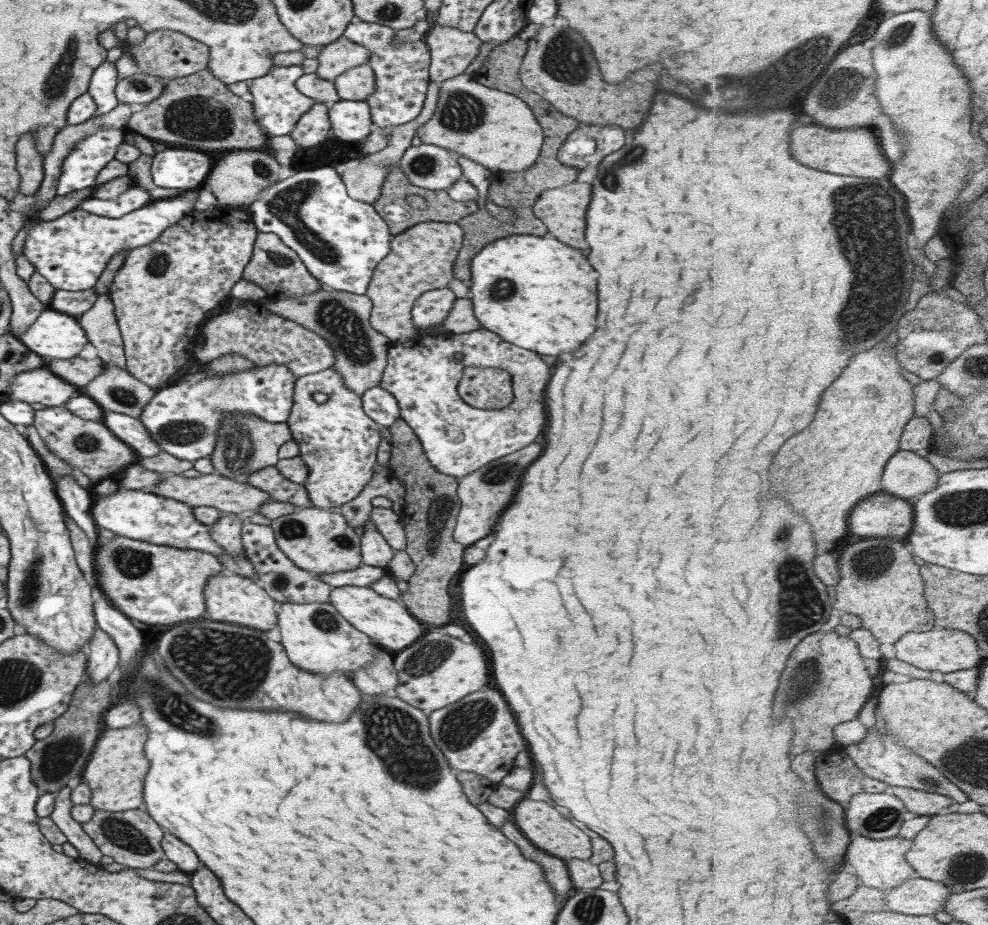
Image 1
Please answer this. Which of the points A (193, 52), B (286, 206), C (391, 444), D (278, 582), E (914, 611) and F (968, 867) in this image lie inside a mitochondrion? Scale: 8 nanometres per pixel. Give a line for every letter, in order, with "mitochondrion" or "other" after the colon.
A: other
B: mitochondrion
C: other
D: mitochondrion
E: other
F: mitochondrion

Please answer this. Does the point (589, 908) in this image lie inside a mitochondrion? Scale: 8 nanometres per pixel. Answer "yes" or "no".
yes

